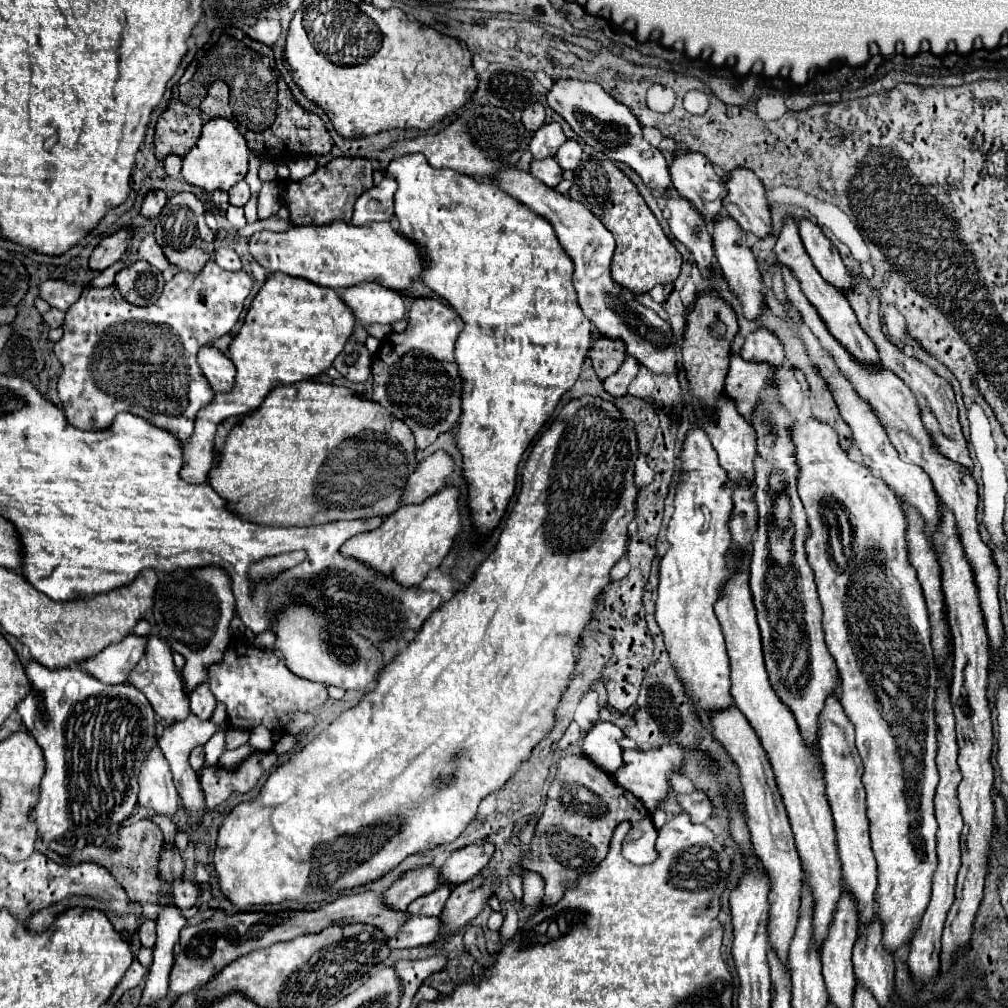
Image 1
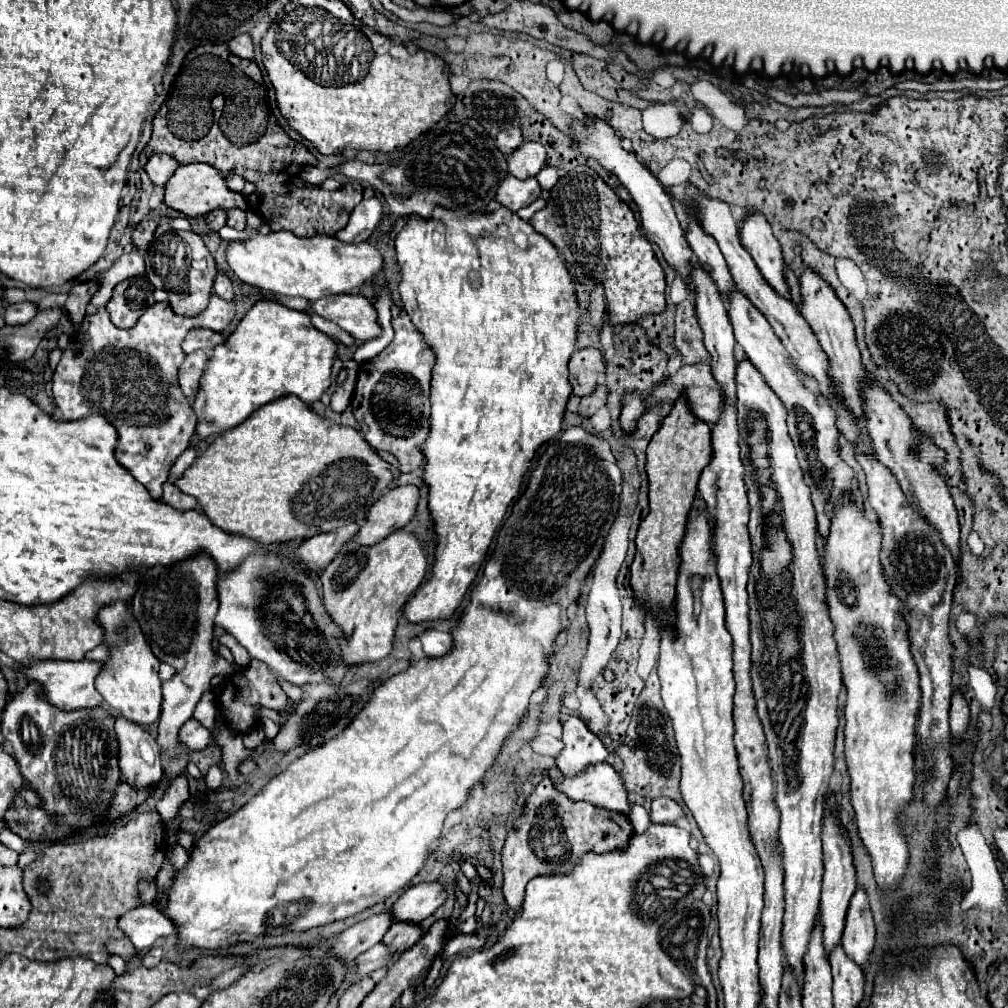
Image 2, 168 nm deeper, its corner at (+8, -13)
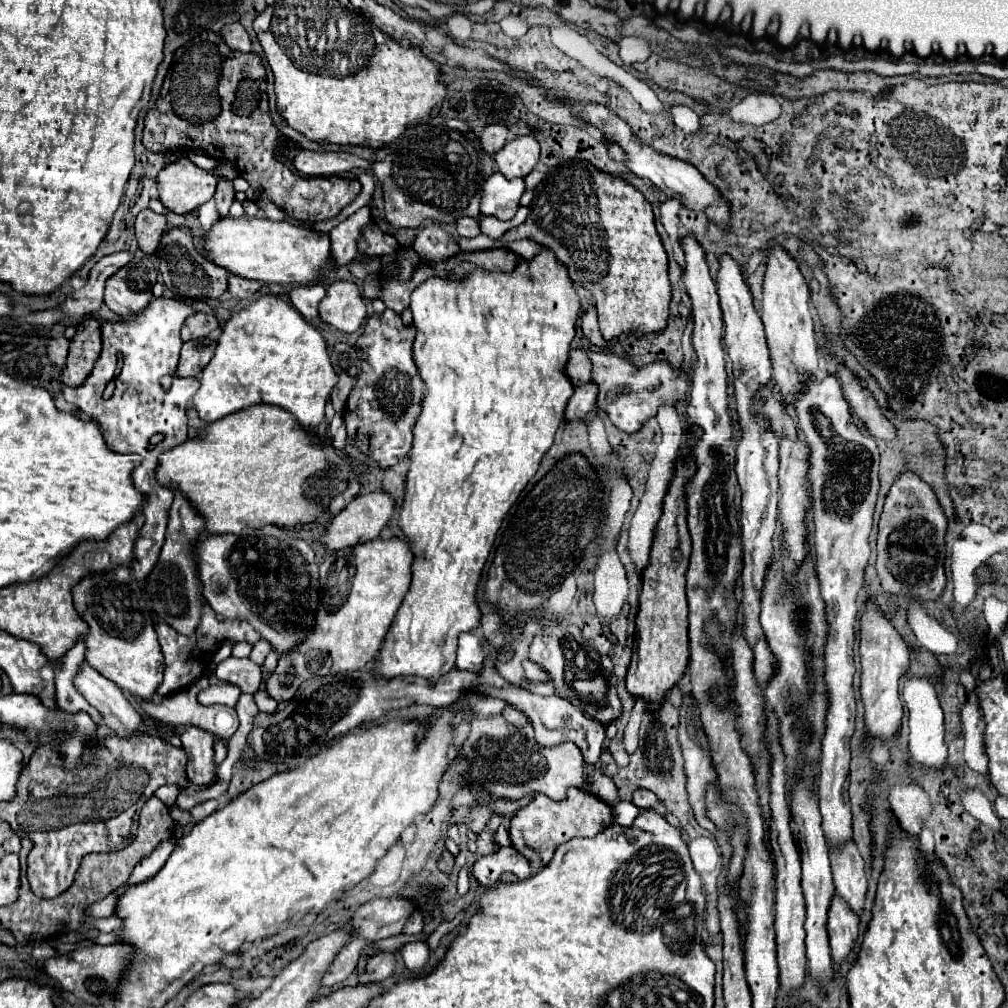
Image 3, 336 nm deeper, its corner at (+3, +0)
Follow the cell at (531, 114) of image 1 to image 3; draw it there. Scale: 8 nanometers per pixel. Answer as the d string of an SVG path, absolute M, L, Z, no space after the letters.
M491 123L491 125L487 125L487 127L481 131L479 141L481 141L483 151L495 153L495 151L499 151L499 149L505 145L507 137L509 137L509 129L507 129L505 125Z

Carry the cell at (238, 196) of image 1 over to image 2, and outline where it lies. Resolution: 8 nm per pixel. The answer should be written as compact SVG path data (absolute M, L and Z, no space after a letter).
M240 208L228 210L228 226L236 228L236 230L242 230L246 226L246 214Z

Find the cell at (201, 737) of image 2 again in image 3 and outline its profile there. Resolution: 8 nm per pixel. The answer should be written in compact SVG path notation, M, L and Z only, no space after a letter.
M185 727L181 733L183 749L189 755L187 763L187 777L195 785L213 785L217 781L217 765L213 761L213 741L215 735L197 727Z

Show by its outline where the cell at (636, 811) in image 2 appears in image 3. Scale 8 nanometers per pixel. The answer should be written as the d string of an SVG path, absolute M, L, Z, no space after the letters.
M595 769L589 774L588 780L591 783L591 788L588 790L589 793L610 805L620 801L617 788L611 778L603 774L599 769Z

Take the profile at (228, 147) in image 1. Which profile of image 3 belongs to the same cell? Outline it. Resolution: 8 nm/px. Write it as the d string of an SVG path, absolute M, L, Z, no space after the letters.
M189 159L165 165L157 175L159 201L173 213L189 213L215 193L215 177Z

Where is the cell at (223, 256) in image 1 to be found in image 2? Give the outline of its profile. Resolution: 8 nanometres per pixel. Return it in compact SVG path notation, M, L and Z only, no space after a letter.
M218 274L218 276L214 278L212 290L214 290L214 294L218 294L218 296L224 298L224 300L232 300L232 298L234 298L232 282L230 282L230 278L228 278L226 274Z

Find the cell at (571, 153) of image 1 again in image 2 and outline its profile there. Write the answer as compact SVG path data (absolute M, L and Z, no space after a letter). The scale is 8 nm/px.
M544 166L536 178L544 190L552 190L552 186L558 182L558 168L556 166Z

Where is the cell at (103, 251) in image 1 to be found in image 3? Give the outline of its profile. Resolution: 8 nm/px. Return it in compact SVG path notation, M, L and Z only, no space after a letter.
M87 319L77 327L71 339L69 357L61 375L61 381L69 387L79 387L91 375L91 369L101 353L101 331L95 319Z

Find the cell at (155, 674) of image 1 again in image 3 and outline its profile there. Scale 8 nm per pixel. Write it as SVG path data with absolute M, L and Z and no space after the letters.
M119 565L117 569L101 573L89 573L71 589L71 593L75 609L89 625L89 631L81 635L87 647L85 661L101 675L117 683L123 691L129 691L141 699L151 699L163 681L165 663L151 611L129 565Z

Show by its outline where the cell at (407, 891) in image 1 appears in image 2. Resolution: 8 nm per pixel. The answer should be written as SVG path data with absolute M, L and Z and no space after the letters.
M390 910L374 914L354 926L350 926L348 930L338 934L338 940L334 940L334 948L330 948L330 952L346 962L352 962L356 956L360 956L362 952L366 952L368 948L372 948L374 944L378 944L384 934L388 932L388 928L392 926L394 916Z

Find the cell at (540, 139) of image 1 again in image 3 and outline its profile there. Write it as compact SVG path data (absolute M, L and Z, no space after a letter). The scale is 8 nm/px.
M531 135L515 137L507 141L501 151L495 153L495 167L507 179L529 175L537 161L539 161L539 143Z

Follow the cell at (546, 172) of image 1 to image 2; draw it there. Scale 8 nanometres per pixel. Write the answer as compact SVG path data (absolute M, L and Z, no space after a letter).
M506 176L506 180L502 180L502 184L498 188L496 200L502 202L502 206L512 208L512 212L518 212L520 208L538 200L540 194L542 194L542 188L536 178L518 180L514 176Z

